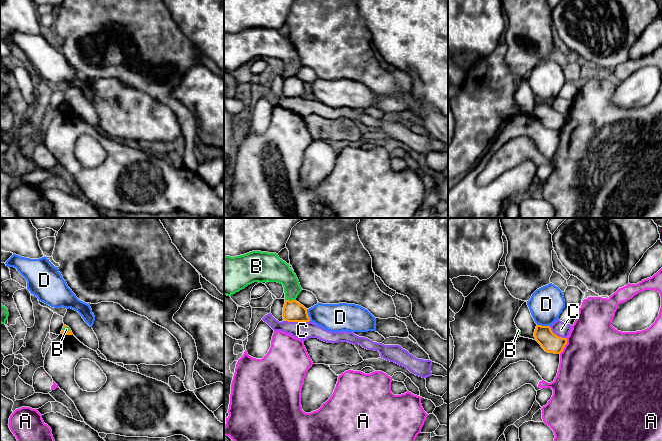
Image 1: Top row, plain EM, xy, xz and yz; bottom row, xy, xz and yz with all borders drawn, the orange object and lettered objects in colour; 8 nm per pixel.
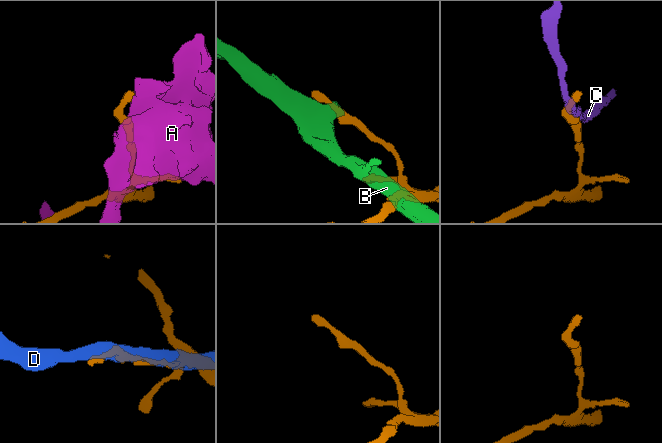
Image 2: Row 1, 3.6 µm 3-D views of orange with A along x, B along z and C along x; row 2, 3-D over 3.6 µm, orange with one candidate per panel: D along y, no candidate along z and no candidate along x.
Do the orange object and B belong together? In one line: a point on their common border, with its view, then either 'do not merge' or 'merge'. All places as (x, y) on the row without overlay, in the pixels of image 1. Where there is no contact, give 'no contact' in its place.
contact xz (290, 77); do not merge

